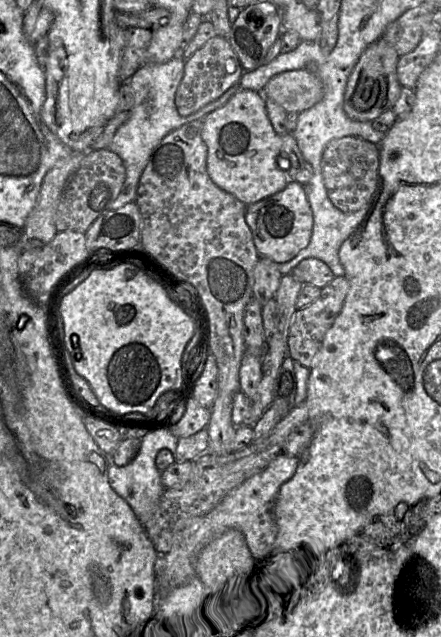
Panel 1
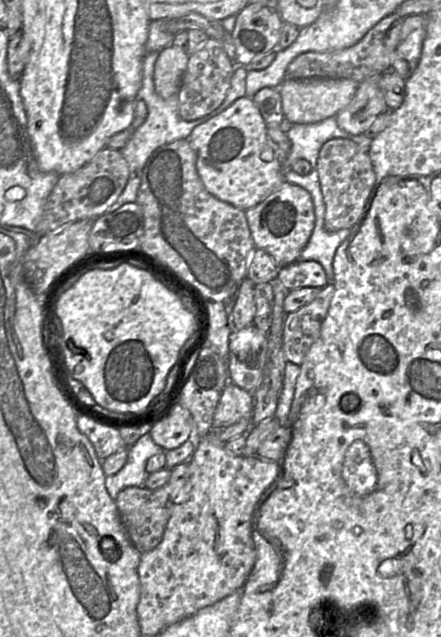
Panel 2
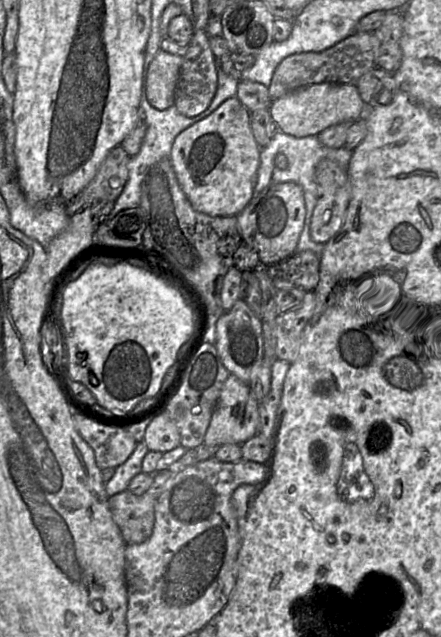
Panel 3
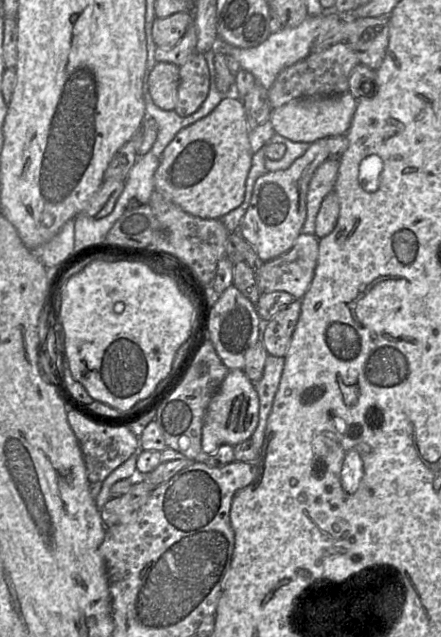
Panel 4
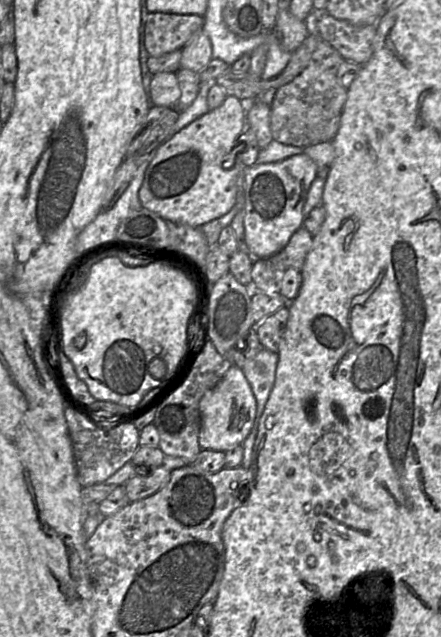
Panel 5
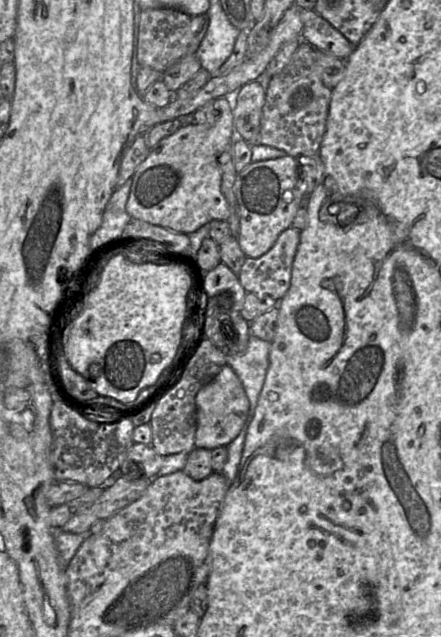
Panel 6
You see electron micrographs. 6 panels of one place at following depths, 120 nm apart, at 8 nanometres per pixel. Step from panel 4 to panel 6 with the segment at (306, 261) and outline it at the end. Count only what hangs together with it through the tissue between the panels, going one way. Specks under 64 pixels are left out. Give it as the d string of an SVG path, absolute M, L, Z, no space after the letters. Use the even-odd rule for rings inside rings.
M289 227L281 232L275 244L258 258L246 257L238 279L246 292L268 294L276 301L280 301L287 293L291 282L292 264L300 242L300 231Z

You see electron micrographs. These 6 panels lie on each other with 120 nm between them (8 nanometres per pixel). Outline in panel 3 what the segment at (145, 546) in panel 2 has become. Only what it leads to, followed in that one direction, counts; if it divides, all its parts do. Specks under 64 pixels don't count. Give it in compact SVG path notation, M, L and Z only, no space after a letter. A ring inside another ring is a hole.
M160 466L153 474L151 487L142 495L125 490L109 497L113 520L128 545L143 543L152 535L155 503L174 474L170 468Z

